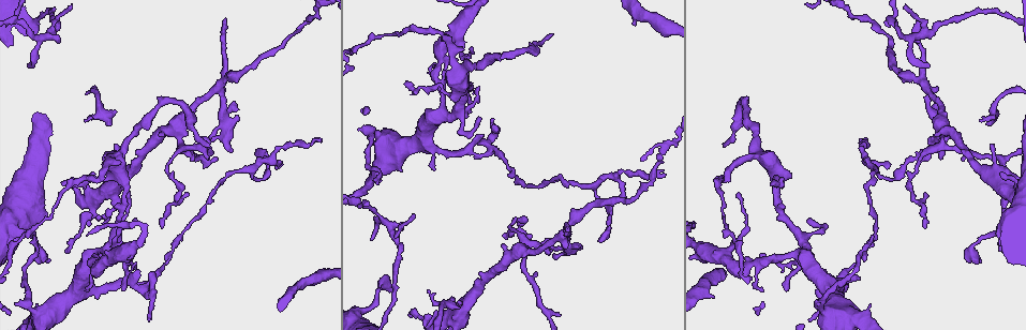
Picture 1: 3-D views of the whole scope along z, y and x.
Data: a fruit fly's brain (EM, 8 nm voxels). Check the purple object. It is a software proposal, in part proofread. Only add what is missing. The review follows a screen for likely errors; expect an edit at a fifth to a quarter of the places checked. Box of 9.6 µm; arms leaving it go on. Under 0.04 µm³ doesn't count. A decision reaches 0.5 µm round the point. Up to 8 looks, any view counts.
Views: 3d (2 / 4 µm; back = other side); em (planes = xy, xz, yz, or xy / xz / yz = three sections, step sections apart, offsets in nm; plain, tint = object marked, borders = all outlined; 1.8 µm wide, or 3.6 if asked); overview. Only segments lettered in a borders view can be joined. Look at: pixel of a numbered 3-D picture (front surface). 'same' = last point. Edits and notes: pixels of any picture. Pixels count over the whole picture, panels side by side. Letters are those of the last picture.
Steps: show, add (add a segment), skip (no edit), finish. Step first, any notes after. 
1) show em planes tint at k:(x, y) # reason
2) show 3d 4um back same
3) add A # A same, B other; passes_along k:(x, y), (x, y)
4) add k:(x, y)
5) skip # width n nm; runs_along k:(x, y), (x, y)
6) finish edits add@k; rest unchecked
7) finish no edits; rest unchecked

show em yz step 4 tint at 1:(457, 301) # thin end

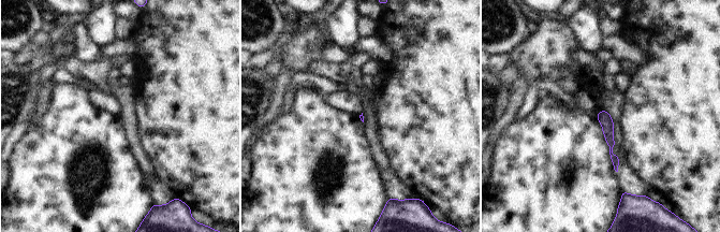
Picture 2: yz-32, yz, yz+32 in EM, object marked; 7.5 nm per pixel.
show em planes borders same # another direction

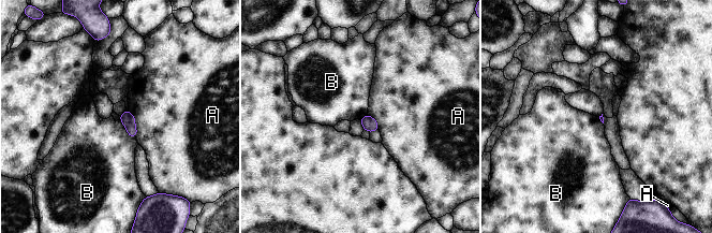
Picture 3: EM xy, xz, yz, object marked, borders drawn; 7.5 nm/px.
skip # A other, B other; border 3:(119, 118), (125, 131), (135, 137); no lettered segment goes on from it

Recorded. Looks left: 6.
show 3d 2um at 1:(48, 262) # tapers out

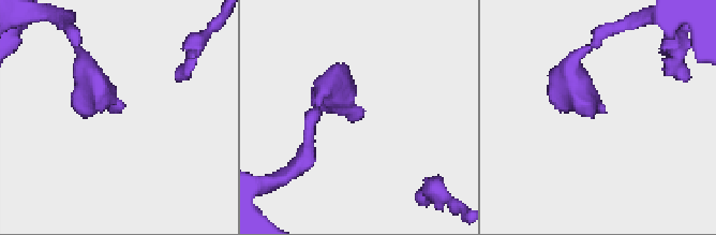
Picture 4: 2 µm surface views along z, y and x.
show em xz step 4 plain at 4:(602, 110) # shape alone is not enough

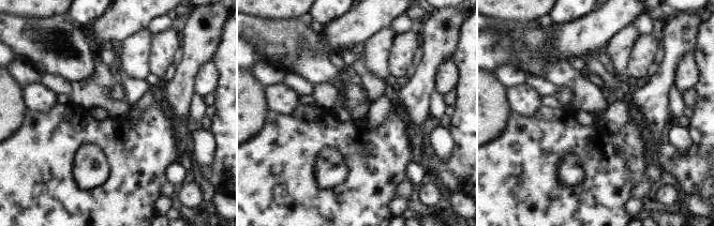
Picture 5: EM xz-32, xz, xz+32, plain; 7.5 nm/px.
show em xz step 4 borders same # what lies round it

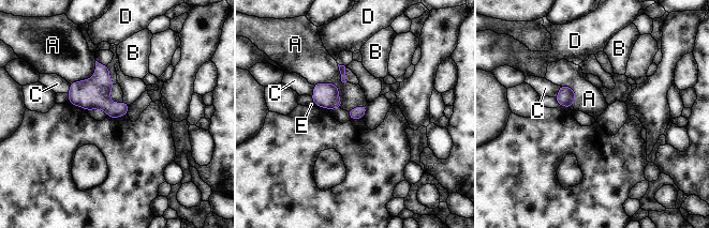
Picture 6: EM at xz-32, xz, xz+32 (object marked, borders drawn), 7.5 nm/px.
skip # width 90 nm; A other, B other, C other, D other, E other; border 6:(313, 84), (334, 84), (341, 107); no lettered segment goes on from it

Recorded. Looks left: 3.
show em xy step 4 borders at 1:(568, 228)

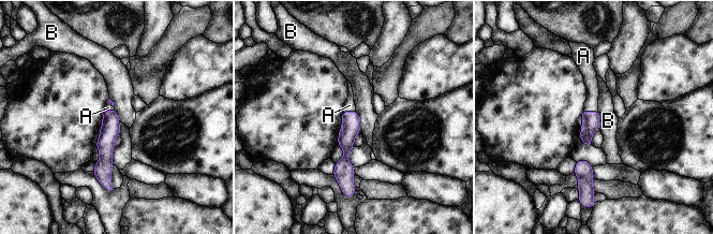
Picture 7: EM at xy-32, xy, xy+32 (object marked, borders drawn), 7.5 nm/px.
show em planes borders same

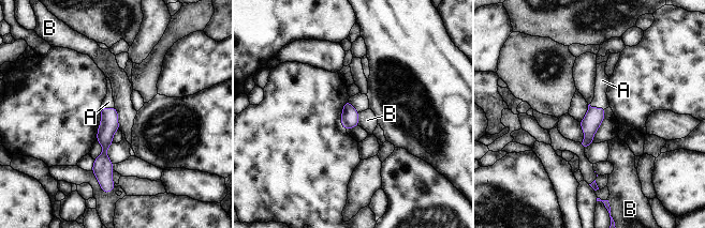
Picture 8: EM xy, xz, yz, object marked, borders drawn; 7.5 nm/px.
add A # A same, B other; passes_along 8:(593, 118), (598, 108), (602, 80); the neuron continues

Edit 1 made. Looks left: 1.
finish edits add@8; rest unchecked

